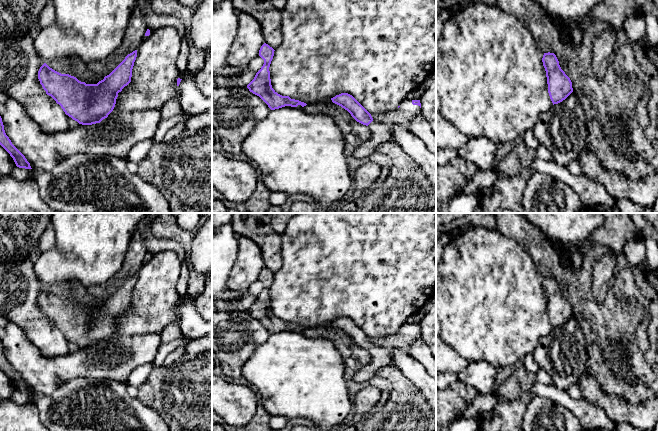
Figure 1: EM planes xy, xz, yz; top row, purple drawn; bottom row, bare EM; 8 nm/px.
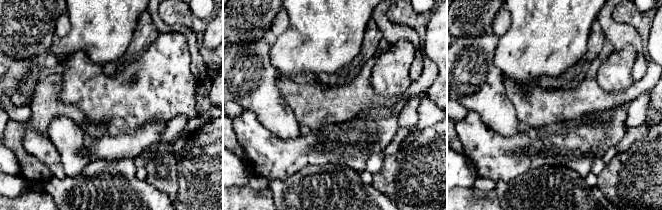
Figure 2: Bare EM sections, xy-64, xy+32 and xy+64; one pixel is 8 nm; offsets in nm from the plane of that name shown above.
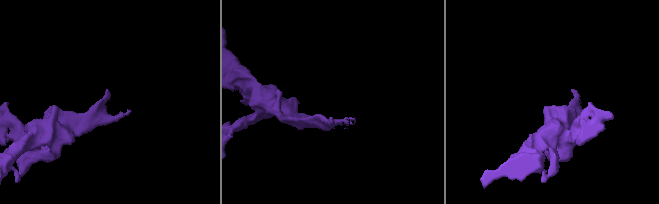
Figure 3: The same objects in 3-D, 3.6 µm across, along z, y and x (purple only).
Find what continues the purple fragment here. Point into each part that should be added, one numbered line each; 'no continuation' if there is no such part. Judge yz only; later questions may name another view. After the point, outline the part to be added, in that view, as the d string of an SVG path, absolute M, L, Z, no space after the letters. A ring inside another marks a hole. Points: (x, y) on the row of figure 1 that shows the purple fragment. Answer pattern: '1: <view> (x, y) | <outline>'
no continuation

